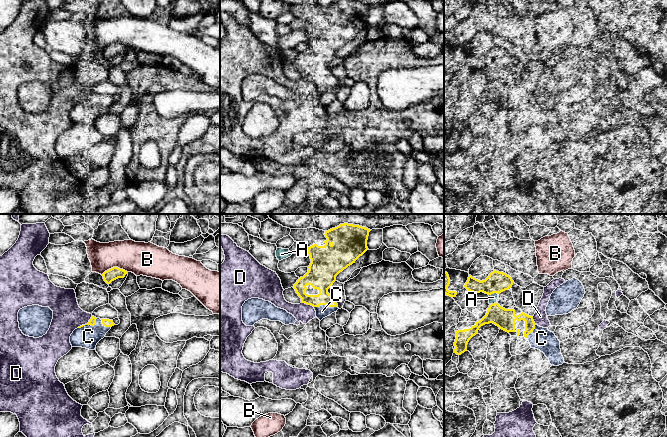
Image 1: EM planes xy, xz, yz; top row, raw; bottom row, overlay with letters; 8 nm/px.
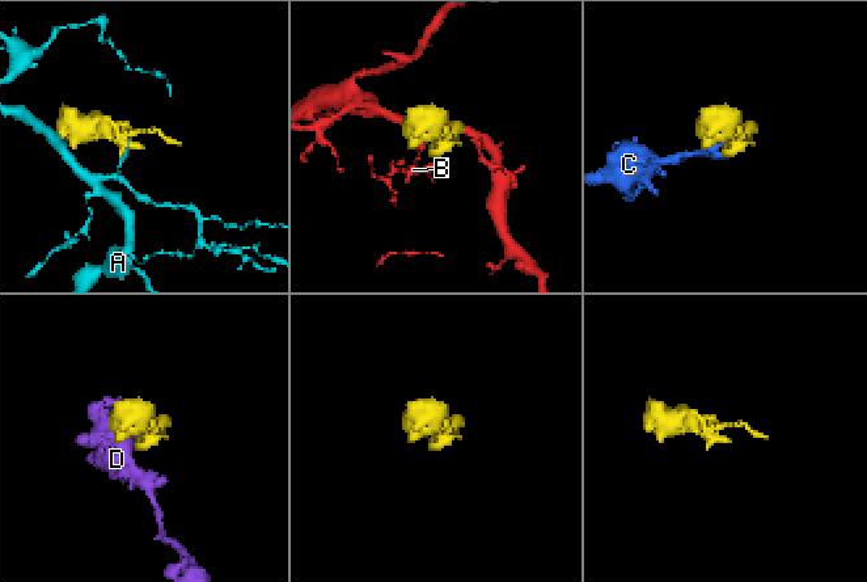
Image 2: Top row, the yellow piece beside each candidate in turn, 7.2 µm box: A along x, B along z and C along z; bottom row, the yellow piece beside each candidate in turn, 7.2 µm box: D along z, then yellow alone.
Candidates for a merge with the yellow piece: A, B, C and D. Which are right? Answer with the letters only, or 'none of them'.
C

